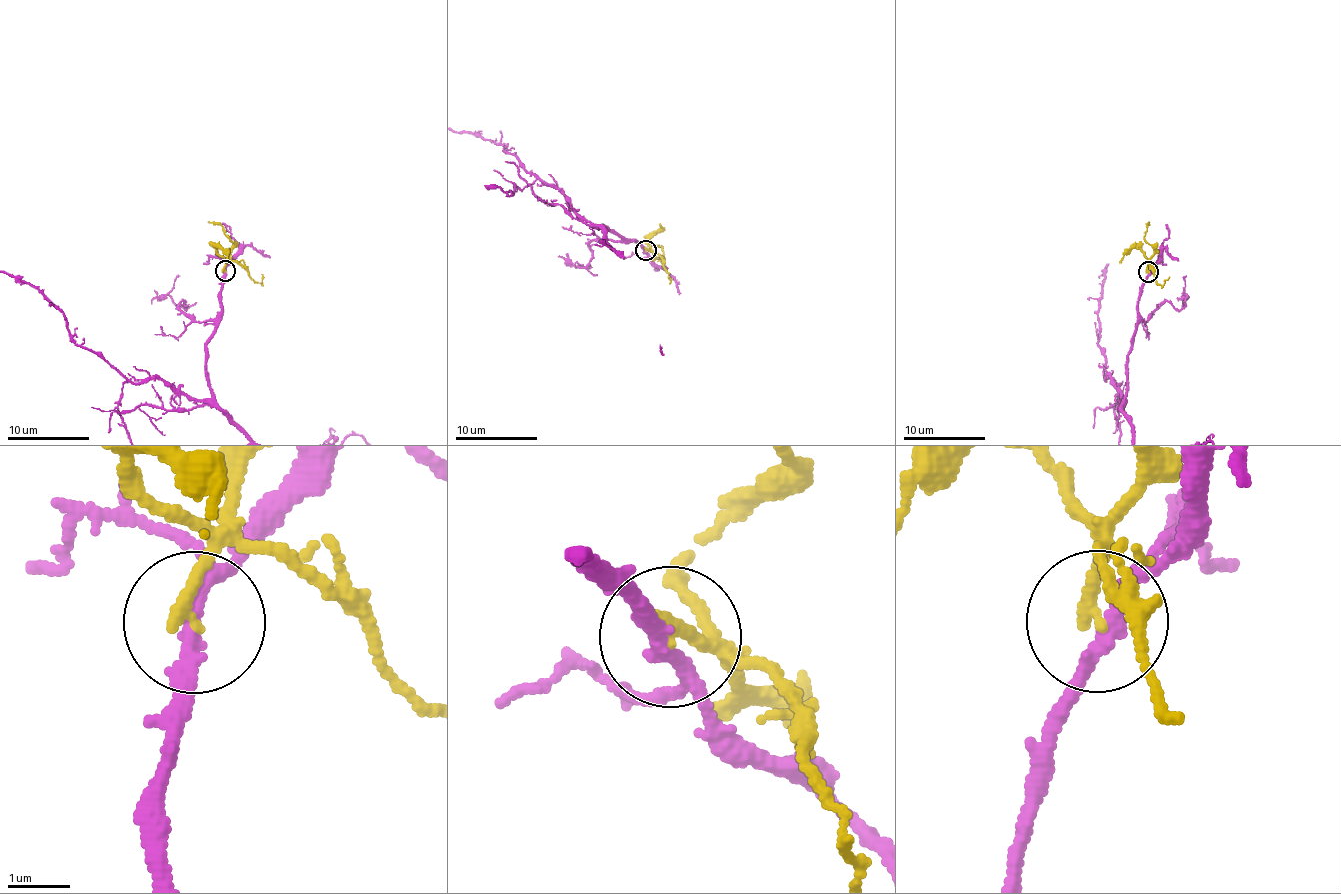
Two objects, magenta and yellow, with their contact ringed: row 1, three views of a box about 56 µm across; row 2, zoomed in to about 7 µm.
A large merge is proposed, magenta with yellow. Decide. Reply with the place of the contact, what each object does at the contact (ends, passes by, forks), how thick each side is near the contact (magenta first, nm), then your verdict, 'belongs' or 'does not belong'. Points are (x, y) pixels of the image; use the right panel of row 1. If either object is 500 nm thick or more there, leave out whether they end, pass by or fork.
(1148, 271) | magenta passes by | yellow ends | 240/220 nm | does not belong

